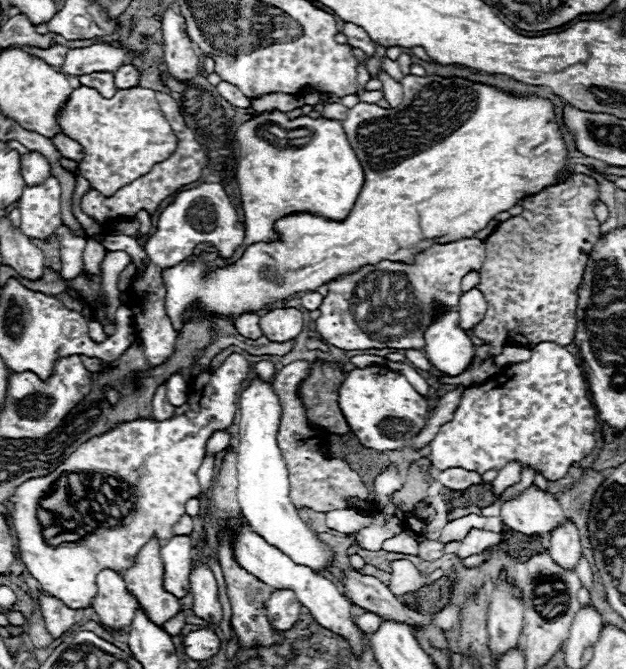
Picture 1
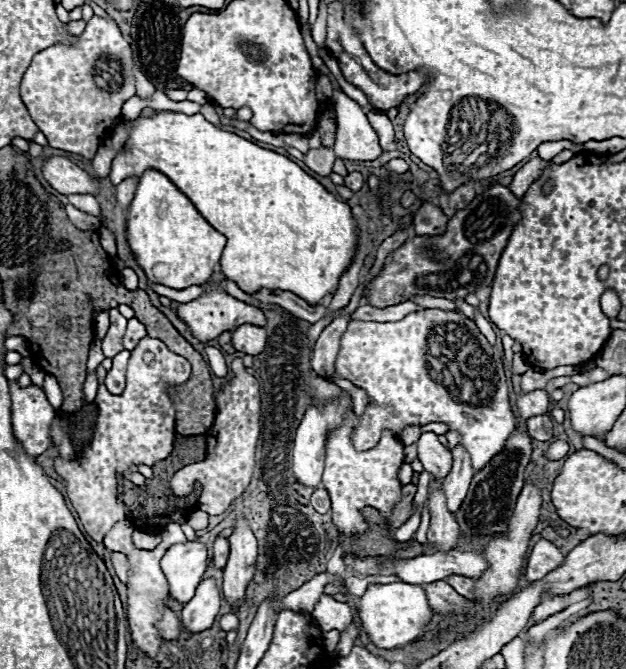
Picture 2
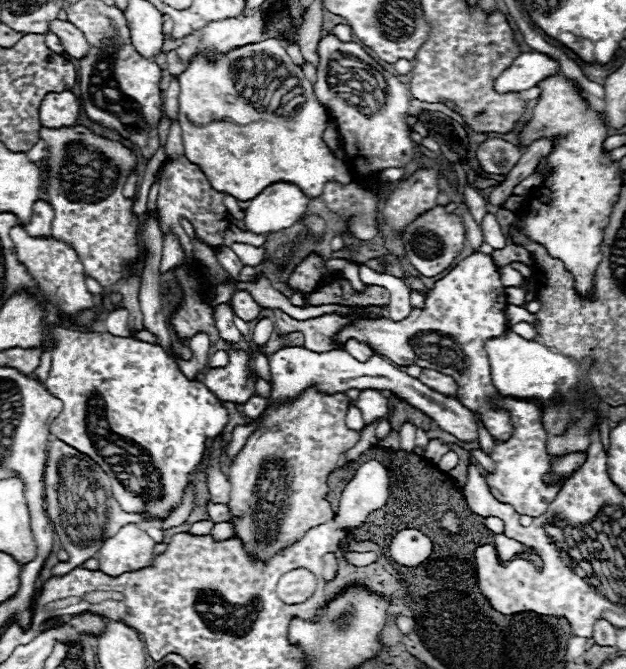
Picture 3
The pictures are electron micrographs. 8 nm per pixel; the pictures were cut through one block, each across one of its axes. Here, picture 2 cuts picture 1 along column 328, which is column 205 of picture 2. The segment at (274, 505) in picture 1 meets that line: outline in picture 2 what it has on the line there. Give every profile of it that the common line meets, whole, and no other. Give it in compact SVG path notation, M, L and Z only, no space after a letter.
M200 542L174 544L172 548L168 548L160 564L174 602L186 604L188 600L192 600L194 590L198 588L202 574L206 572L206 560L206 546Z

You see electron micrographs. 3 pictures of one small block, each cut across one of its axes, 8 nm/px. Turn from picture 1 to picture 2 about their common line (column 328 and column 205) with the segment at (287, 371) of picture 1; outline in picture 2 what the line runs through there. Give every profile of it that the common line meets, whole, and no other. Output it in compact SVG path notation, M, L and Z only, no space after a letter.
M234 358L230 364L234 378L222 388L216 398L218 410L208 436L208 452L202 462L188 464L178 470L170 480L170 490L174 496L188 496L194 484L202 484L200 508L212 516L222 514L250 484L254 472L254 450L260 436L260 388L254 376L244 370L242 358Z

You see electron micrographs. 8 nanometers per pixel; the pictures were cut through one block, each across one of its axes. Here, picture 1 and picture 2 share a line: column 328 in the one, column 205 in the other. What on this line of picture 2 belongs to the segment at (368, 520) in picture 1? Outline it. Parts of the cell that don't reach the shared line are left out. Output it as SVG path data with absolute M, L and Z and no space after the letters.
M196 510L190 518L188 518L188 524L194 528L194 530L204 530L208 526L208 518L210 514L202 512L202 510Z

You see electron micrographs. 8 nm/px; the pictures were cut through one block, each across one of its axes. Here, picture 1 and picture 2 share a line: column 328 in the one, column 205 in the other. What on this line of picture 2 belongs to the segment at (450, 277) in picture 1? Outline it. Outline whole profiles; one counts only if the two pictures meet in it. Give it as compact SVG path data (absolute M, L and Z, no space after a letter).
M216 264L214 274L212 274L210 280L204 284L204 286L208 286L208 290L206 290L200 298L176 306L178 318L190 328L192 336L194 336L196 340L200 340L202 344L208 344L210 340L216 340L216 338L218 338L222 332L226 332L226 330L236 330L240 324L260 324L260 326L266 324L266 316L264 316L262 310L258 310L258 308L254 308L254 306L250 306L250 304L246 304L246 302L242 302L242 300L236 300L234 296L230 296L226 290L222 290L222 288L216 284L216 282L222 280L222 278L224 278L224 276L222 276L222 270L220 270L220 264Z

